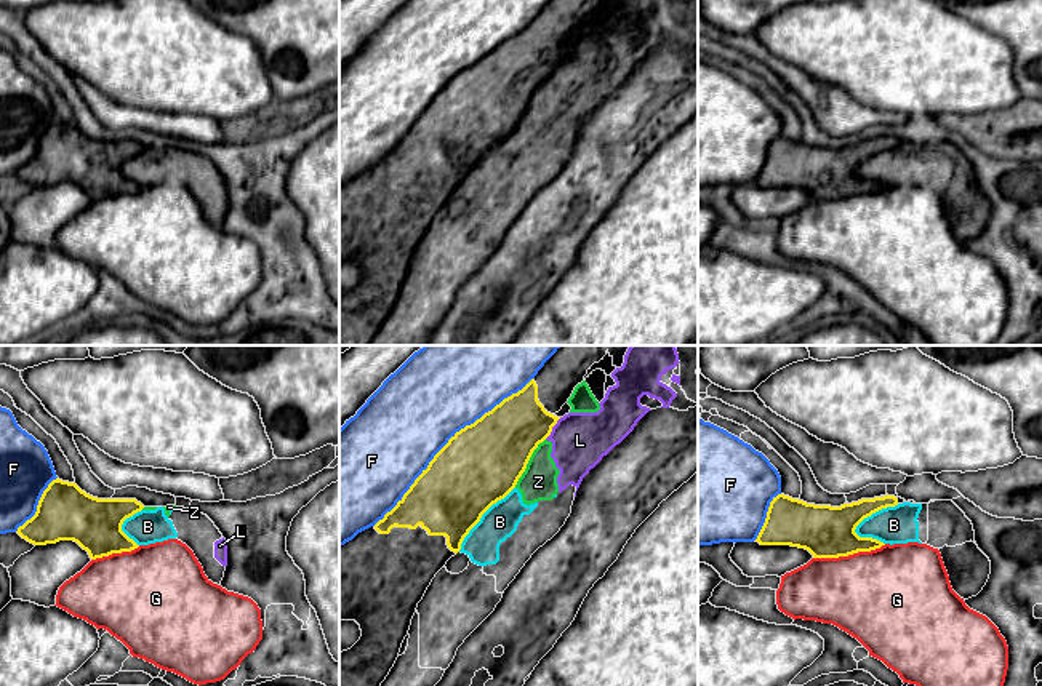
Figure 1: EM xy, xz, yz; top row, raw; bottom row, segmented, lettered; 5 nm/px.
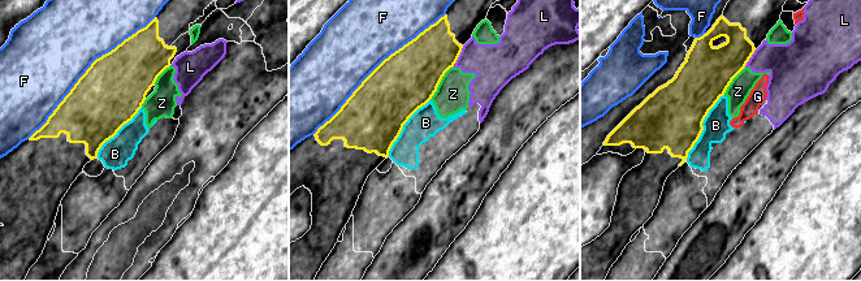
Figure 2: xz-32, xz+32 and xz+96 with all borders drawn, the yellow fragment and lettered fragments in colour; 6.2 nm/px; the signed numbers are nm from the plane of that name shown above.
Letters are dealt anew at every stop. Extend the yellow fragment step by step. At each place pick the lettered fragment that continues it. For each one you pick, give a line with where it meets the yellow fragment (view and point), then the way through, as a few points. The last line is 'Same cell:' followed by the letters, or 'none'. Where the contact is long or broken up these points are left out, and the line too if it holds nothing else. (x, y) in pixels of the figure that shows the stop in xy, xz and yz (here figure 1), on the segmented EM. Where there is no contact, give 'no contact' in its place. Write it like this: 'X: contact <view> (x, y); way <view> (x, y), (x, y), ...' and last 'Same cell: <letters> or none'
Same cell: none

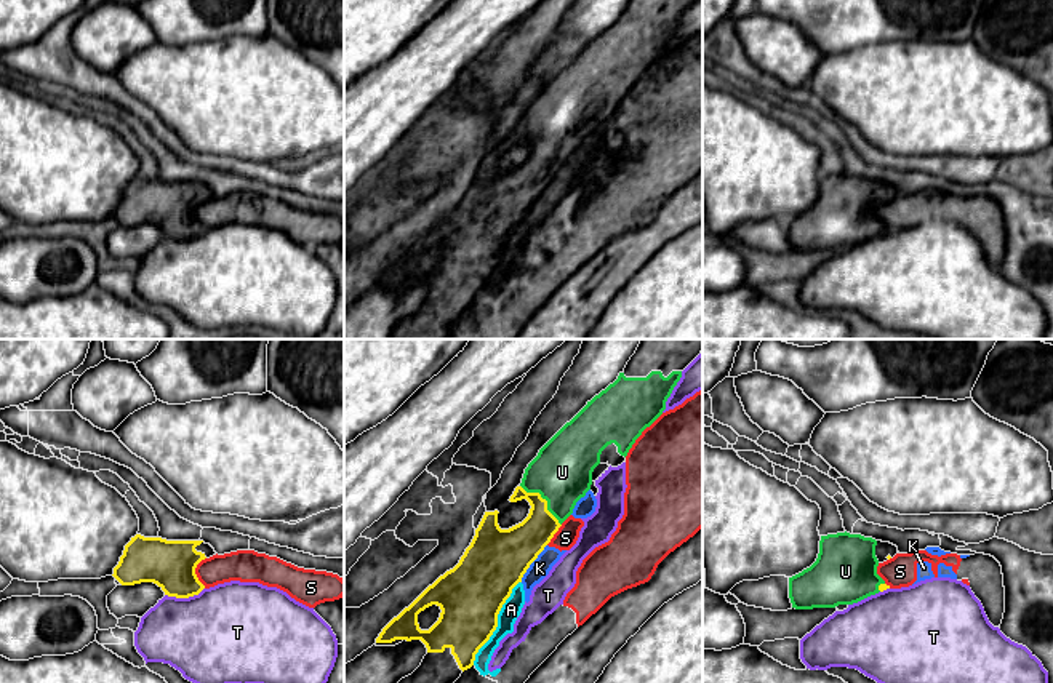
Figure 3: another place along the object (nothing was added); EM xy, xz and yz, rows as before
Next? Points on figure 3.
U: contact xz (546, 501); way xz (522, 544), (543, 522), (546, 501), (562, 472)
Same cell: U

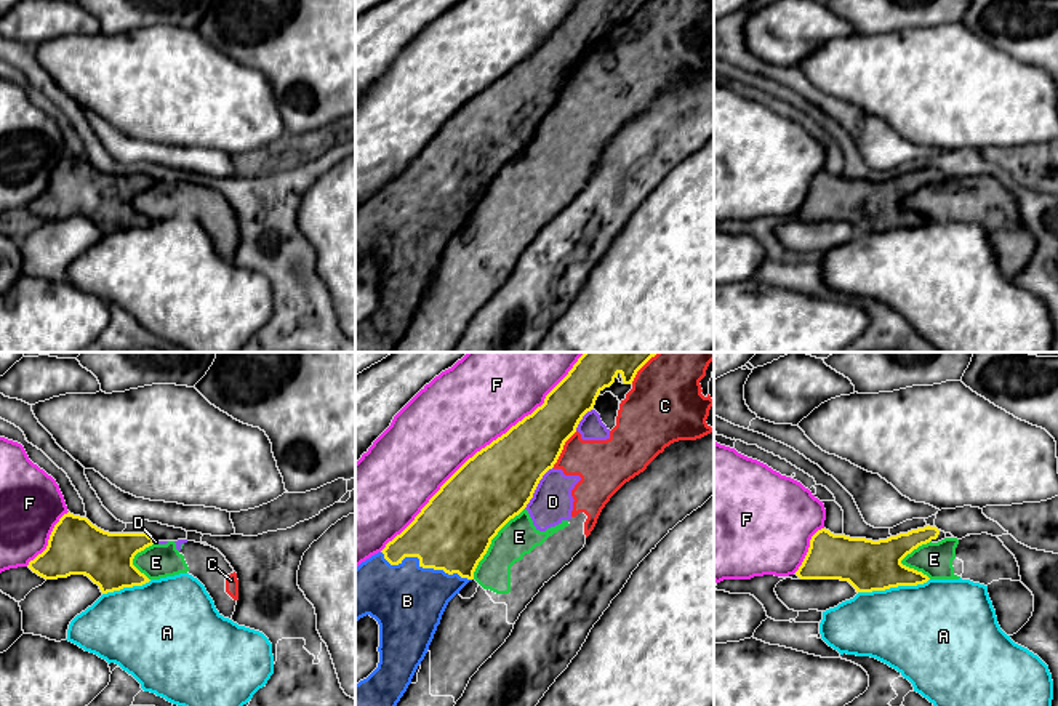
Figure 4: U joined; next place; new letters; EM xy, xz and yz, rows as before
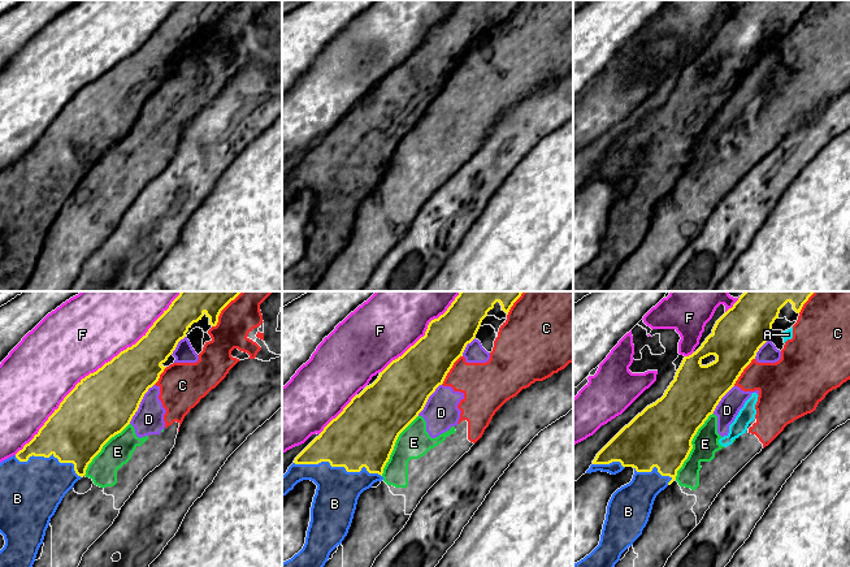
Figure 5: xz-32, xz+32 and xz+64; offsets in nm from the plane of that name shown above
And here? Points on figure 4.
B: contact xz (423, 567)
Same cell: B

